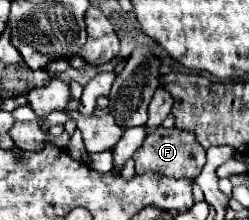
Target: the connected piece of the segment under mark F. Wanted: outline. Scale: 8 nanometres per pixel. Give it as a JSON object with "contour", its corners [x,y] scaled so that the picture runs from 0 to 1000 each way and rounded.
{"contour":[[[639,573],[614,609],[598,609],[574,645],[574,664],[534,700],[542,727],[542,782],[631,782],[687,809],[751,809],[783,818],[823,745],[823,682],[783,645],[783,618],[767,600],[735,600],[719,582],[655,582]]]}

